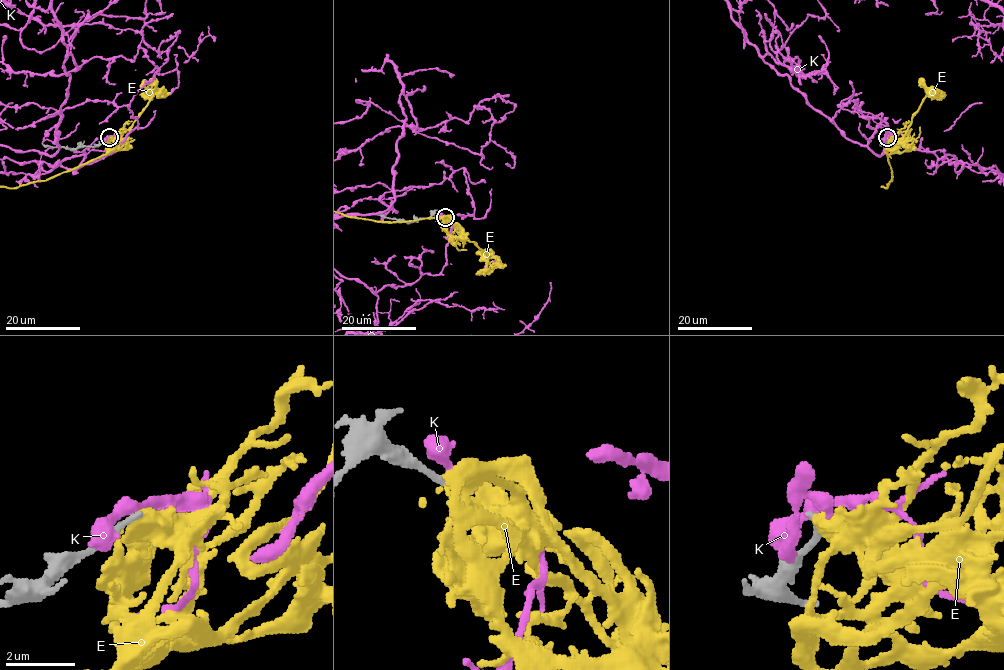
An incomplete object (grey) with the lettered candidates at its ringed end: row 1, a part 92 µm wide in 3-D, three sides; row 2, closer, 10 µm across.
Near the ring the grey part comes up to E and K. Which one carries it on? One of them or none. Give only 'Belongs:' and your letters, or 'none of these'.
Belongs: none of these

